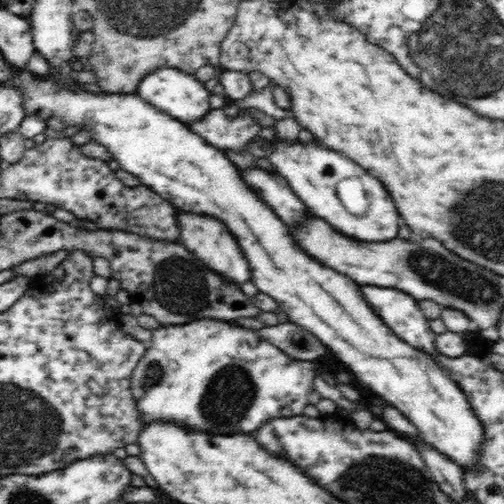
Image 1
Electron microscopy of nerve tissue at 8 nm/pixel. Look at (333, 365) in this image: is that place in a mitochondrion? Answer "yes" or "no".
no

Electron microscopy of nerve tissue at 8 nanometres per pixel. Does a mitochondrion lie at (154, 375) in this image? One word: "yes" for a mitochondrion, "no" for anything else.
yes

